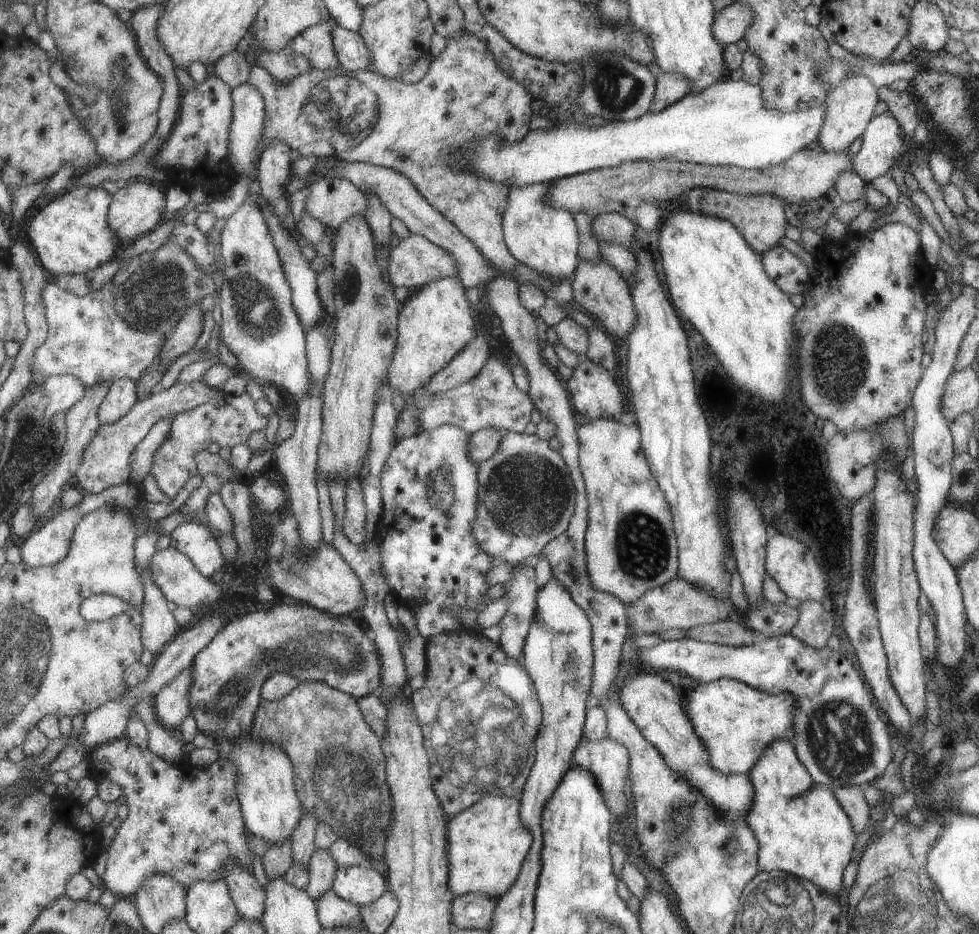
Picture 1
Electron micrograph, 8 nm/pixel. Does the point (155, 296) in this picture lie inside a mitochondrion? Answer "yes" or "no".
yes

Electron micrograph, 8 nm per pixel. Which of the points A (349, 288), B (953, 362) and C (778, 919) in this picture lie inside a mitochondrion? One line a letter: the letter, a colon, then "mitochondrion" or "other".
A: mitochondrion
B: other
C: mitochondrion

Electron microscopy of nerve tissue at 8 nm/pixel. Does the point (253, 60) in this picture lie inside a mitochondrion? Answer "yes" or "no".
no

